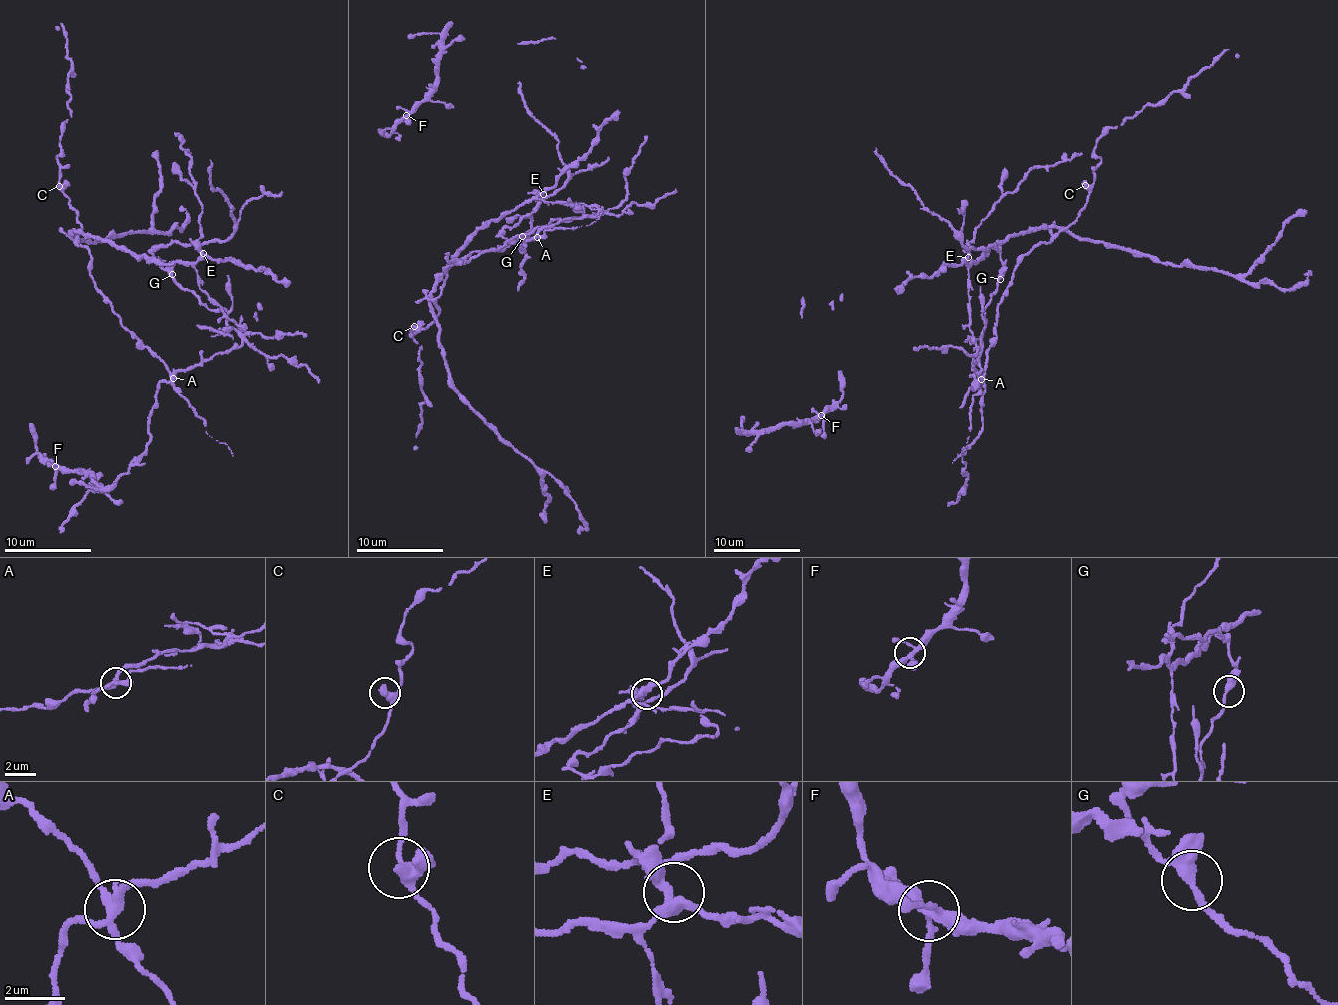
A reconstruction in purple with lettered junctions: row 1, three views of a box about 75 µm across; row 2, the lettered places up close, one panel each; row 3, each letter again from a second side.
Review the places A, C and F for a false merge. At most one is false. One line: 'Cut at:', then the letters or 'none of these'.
Cut at: A

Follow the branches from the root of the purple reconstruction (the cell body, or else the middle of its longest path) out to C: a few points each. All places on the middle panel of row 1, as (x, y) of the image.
C: (531, 239), (498, 252), (472, 251), (445, 267), (435, 298), (439, 315), (427, 328), (414, 326)

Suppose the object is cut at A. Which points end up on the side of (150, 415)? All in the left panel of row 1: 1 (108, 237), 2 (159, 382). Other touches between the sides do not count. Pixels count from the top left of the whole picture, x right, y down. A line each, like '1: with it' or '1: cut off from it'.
1: with it
2: with it

